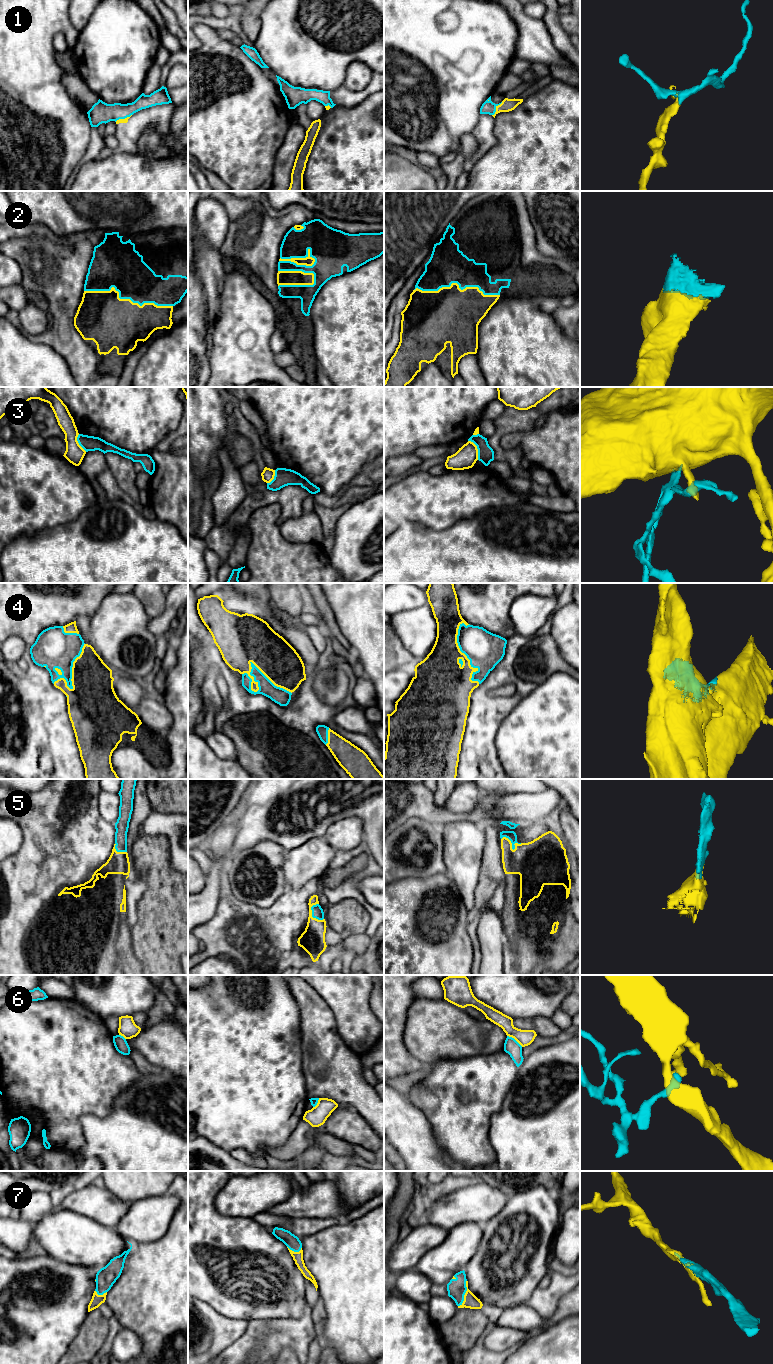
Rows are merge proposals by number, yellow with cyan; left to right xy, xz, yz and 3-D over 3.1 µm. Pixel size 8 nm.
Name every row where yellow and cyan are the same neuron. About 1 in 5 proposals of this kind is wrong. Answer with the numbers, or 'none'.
1, 2, 4, 5, 7

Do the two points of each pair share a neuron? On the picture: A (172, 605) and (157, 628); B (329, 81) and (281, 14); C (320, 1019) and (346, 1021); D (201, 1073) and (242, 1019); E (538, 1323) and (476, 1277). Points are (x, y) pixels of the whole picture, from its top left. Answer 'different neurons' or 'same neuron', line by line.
A: same neuron
B: same neuron
C: different neurons
D: same neuron
E: different neurons

